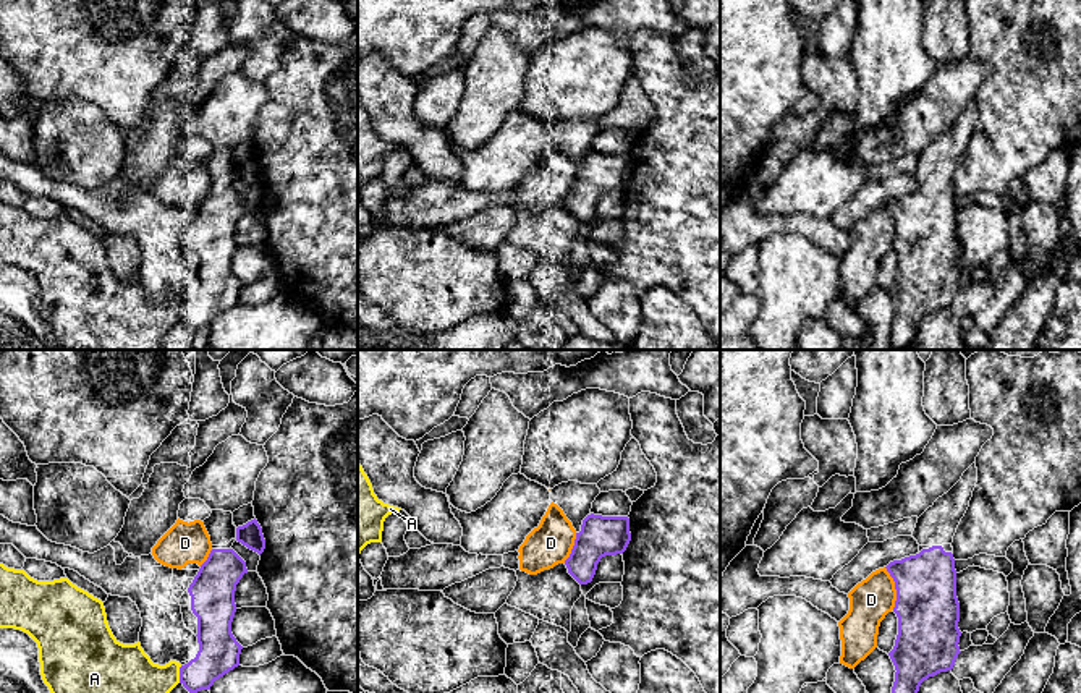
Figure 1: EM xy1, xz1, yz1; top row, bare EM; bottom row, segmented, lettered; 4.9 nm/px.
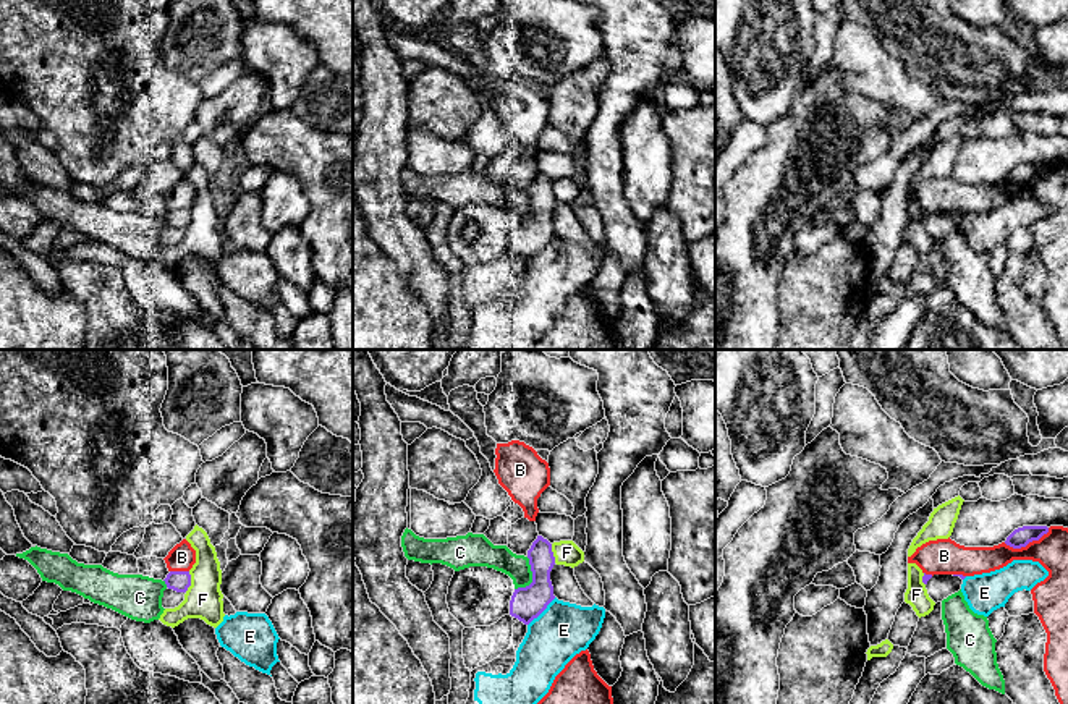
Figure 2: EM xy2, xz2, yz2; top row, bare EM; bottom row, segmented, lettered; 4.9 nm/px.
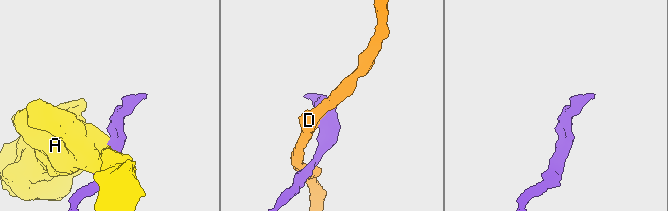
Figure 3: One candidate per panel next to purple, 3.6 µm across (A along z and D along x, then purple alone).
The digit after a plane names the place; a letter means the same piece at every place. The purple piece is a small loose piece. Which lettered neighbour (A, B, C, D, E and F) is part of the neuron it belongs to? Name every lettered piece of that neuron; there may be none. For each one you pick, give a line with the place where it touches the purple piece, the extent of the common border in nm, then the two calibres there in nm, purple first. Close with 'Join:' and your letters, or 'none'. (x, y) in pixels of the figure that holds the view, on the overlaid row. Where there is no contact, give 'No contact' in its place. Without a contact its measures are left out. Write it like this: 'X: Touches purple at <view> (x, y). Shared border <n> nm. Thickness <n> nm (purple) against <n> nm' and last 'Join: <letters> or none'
Join: none

